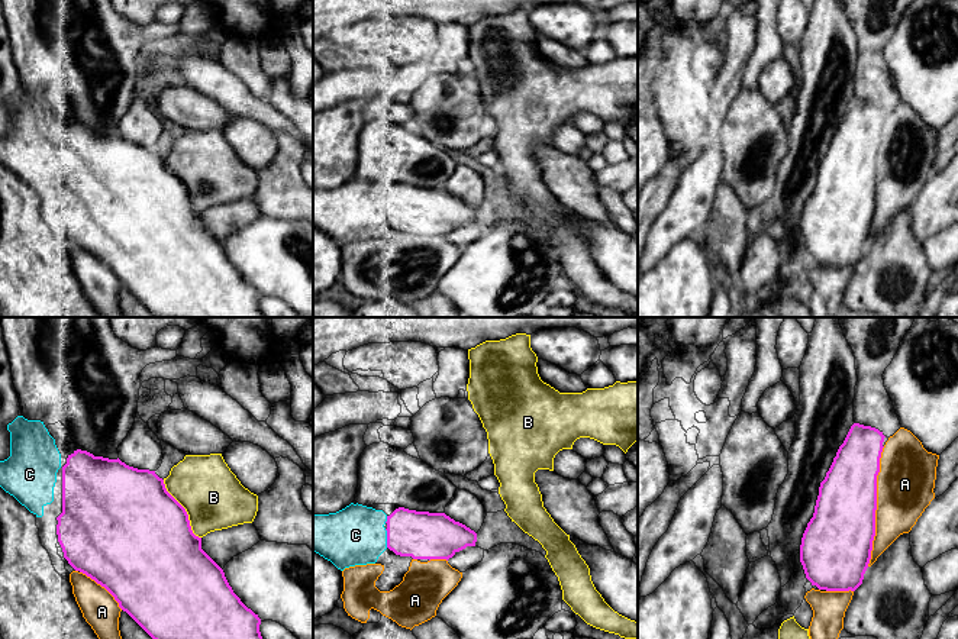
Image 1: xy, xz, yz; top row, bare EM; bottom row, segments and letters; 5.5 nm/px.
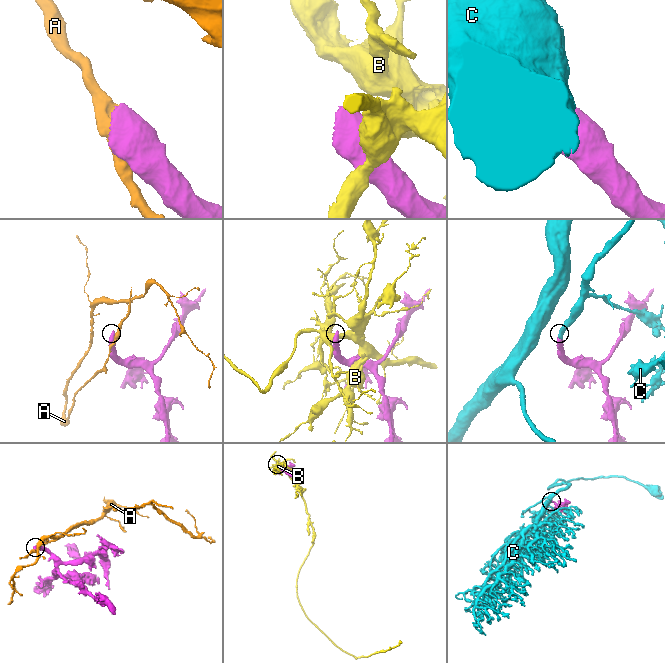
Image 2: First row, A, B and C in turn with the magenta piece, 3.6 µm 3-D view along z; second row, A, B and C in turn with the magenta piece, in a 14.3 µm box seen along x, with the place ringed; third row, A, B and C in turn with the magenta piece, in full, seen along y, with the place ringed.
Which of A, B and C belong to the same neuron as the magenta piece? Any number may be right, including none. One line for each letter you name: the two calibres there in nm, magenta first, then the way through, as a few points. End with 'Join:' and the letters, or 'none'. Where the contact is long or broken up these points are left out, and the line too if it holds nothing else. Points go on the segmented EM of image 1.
C: Thickness 260 nm (magenta) against 320 nm
Join: C

